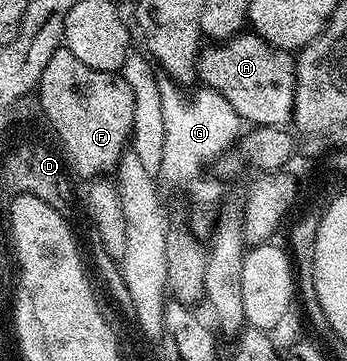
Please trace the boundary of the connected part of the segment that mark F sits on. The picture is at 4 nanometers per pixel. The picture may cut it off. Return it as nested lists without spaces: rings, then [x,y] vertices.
[[[65,48],[46,69],[42,102],[66,139],[75,167],[83,174],[110,175],[132,141],[134,96],[129,84],[118,73],[101,72],[81,64],[81,60]]]

